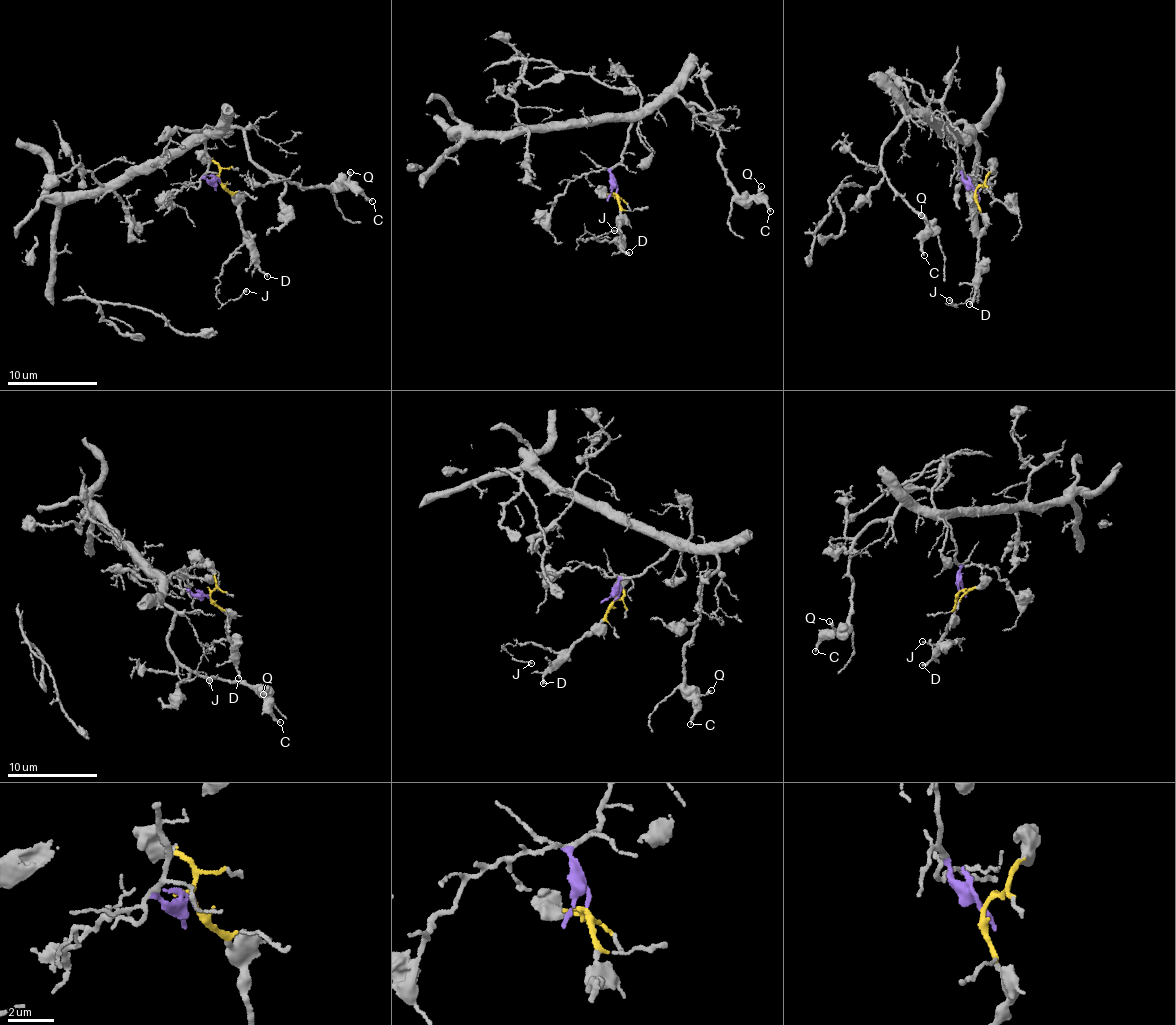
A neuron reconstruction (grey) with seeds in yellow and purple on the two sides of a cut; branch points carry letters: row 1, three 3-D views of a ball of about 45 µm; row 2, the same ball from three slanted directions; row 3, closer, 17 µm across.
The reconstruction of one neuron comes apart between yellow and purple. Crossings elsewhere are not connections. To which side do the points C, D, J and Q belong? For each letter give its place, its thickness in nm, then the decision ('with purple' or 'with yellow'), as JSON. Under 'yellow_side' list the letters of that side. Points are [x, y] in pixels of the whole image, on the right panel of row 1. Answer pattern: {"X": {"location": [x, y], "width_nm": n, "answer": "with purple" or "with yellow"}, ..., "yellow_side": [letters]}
{"C": {"location": [924, 255], "width_nm": 220, "answer": "with purple"}, "D": {"location": [969, 304], "width_nm": 190, "answer": "with yellow"}, "J": {"location": [949, 300], "width_nm": 120, "answer": "with yellow"}, "Q": {"location": [921, 215], "width_nm": 200, "answer": "with purple"}, "yellow_side": ["D", "J"]}

